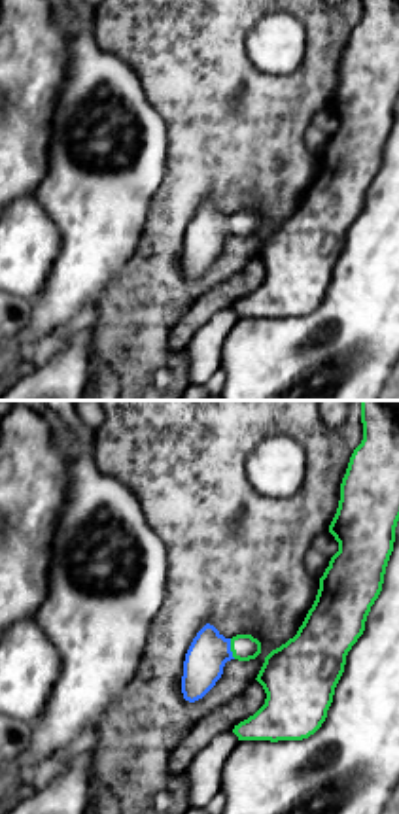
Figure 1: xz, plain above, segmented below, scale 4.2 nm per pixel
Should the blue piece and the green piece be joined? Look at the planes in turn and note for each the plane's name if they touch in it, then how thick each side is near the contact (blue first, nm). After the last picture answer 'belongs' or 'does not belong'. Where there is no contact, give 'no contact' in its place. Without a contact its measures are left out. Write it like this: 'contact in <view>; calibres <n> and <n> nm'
contact in xz; calibres 170 and 110 nm

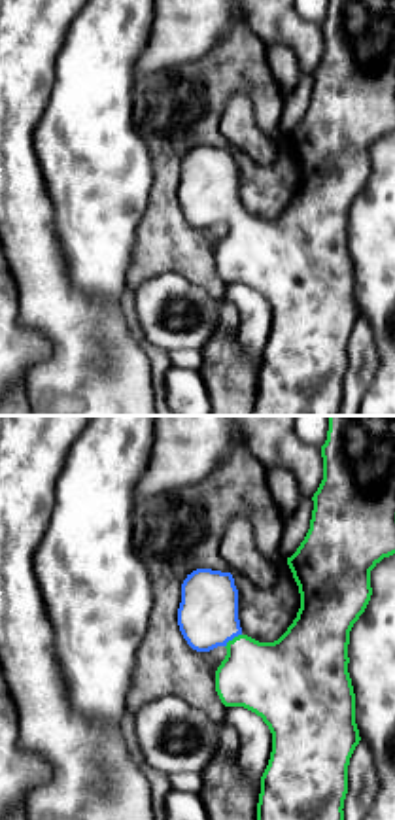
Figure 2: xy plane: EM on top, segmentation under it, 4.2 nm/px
contact in xy; calibres 260 and 320 nm

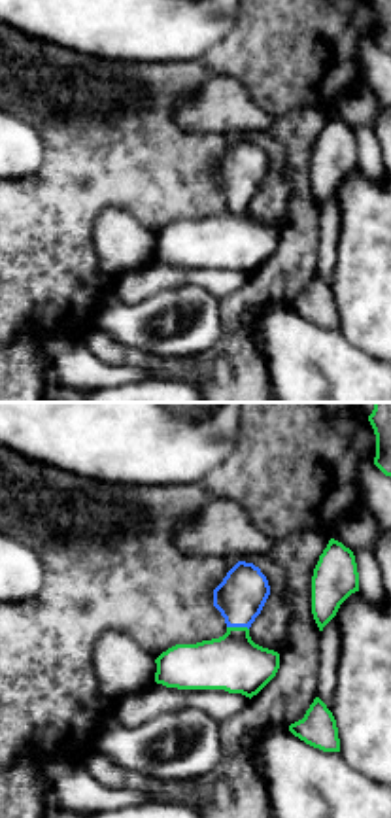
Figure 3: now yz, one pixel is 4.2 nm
contact in yz; calibres 200 and 240 nm

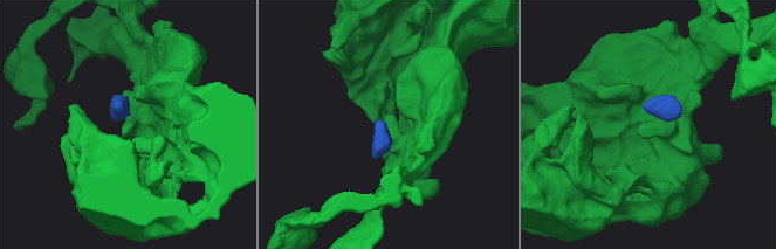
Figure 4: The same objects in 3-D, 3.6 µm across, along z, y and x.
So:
belongs

